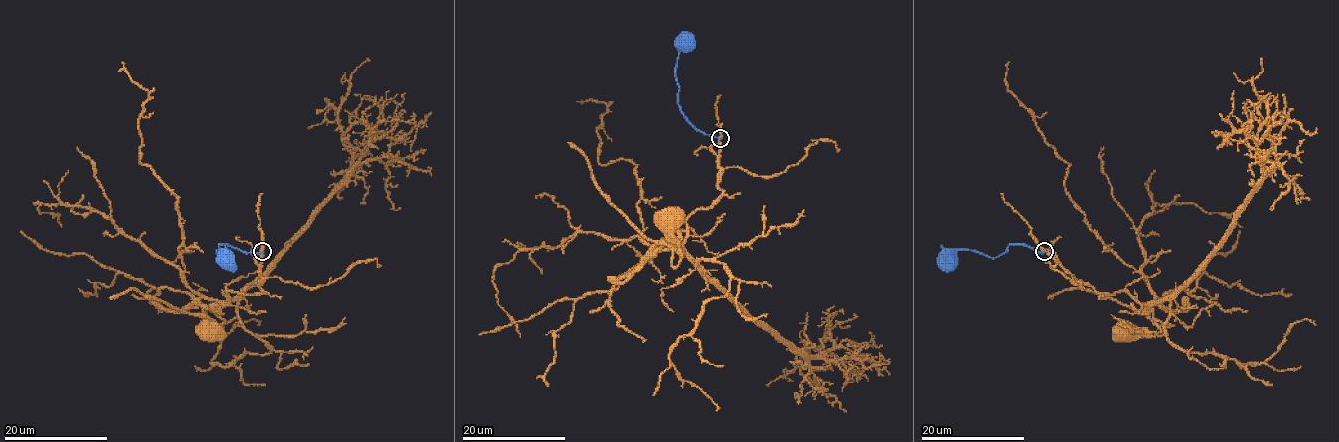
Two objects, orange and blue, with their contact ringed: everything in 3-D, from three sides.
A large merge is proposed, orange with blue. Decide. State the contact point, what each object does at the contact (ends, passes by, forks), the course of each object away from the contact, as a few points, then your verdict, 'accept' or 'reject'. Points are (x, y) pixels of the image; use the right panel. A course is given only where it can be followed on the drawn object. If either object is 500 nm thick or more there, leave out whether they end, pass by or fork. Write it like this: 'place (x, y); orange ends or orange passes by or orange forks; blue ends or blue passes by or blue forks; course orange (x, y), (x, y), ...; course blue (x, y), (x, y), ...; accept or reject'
place (1044, 251); orange forks; blue ends; course orange (1044, 251), (1099, 292), (1129, 292), (1147, 307), (1150, 318), (1160, 330), (1122, 332); course blue (1044, 251), (1022, 245), (1008, 246), (995, 258), (974, 251), (952, 250), (942, 260), (945, 261); reject

